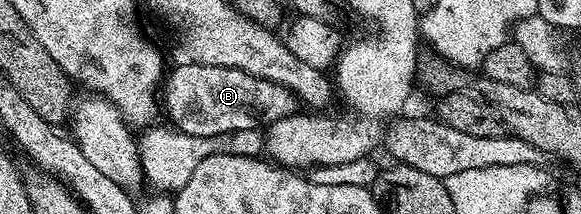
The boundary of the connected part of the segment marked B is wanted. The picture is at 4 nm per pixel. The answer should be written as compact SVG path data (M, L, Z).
M219 65L176 66L163 83L164 112L166 109L176 130L195 137L212 137L235 130L268 129L275 121L298 114L297 105L298 95L291 93L291 89L252 76L243 69Z

